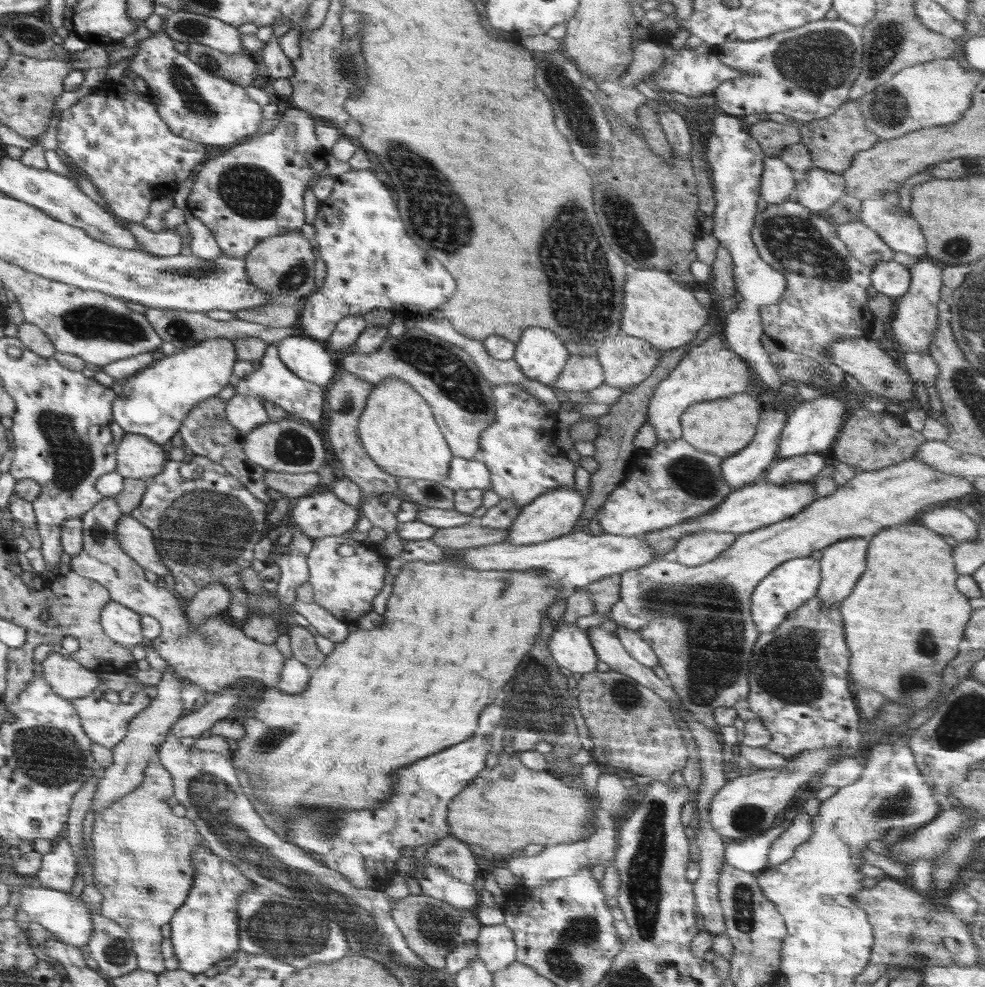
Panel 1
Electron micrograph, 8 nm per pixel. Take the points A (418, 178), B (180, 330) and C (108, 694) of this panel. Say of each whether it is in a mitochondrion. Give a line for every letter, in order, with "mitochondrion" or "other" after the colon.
A: mitochondrion
B: mitochondrion
C: other

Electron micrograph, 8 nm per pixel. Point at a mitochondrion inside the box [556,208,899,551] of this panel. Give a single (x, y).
(794, 241)

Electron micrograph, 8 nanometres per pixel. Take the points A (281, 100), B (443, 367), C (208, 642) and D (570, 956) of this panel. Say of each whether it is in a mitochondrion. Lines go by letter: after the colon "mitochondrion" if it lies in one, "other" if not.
A: other
B: mitochondrion
C: mitochondrion
D: mitochondrion

